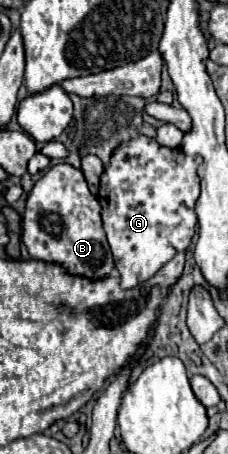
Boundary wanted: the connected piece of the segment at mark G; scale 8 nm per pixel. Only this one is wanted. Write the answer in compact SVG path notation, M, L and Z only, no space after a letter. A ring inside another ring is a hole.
M146 135L130 139L114 151L112 161L104 169L100 181L98 201L102 205L102 221L108 235L108 243L112 247L114 265L120 273L122 289L142 285L152 275L156 275L178 251L188 249L196 225L194 203L200 195L200 179L196 173L198 165L200 157L188 157L180 149L160 147L156 139L148 139Z

